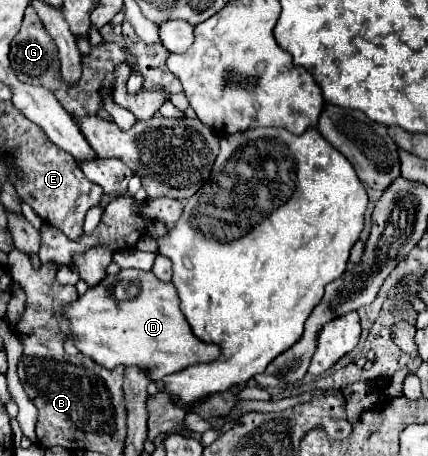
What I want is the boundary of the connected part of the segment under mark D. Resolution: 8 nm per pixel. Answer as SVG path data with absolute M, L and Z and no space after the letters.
M120 269L118 275L106 275L98 285L88 287L84 295L78 295L76 301L62 307L60 315L68 319L68 337L74 339L74 345L80 353L96 361L98 365L138 365L148 371L150 381L160 381L162 377L176 373L194 363L208 363L218 357L218 347L212 343L202 343L190 331L188 321L180 311L180 299L172 283L162 283L152 271Z

